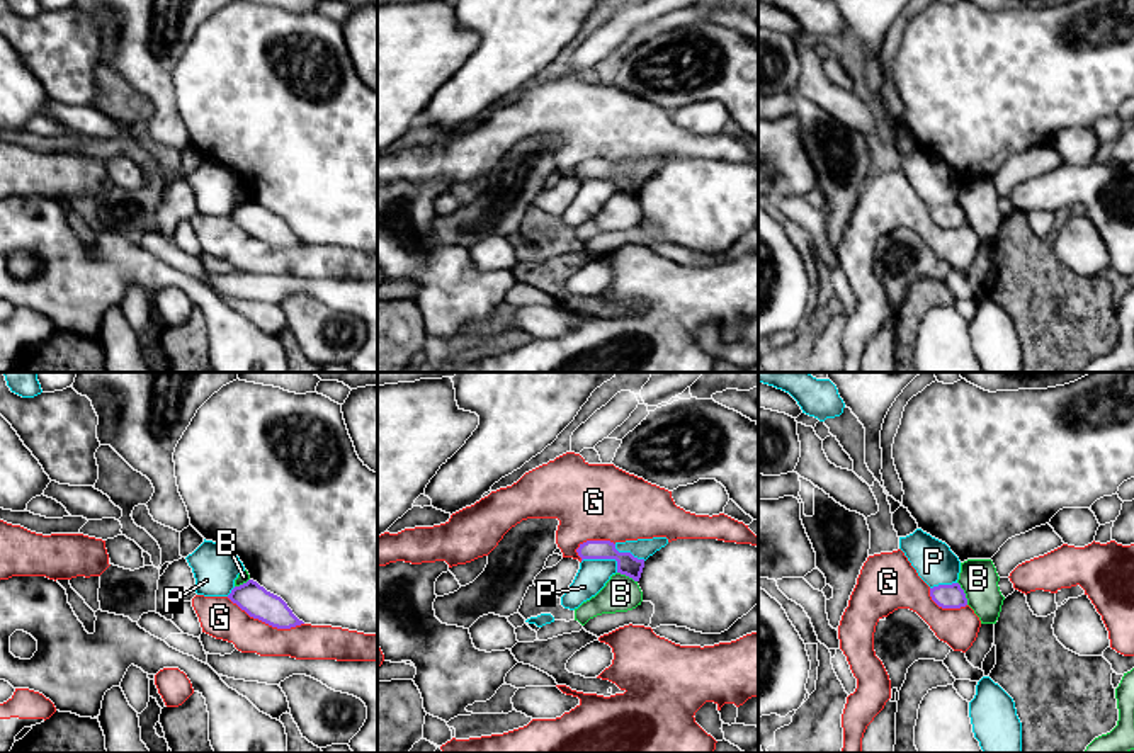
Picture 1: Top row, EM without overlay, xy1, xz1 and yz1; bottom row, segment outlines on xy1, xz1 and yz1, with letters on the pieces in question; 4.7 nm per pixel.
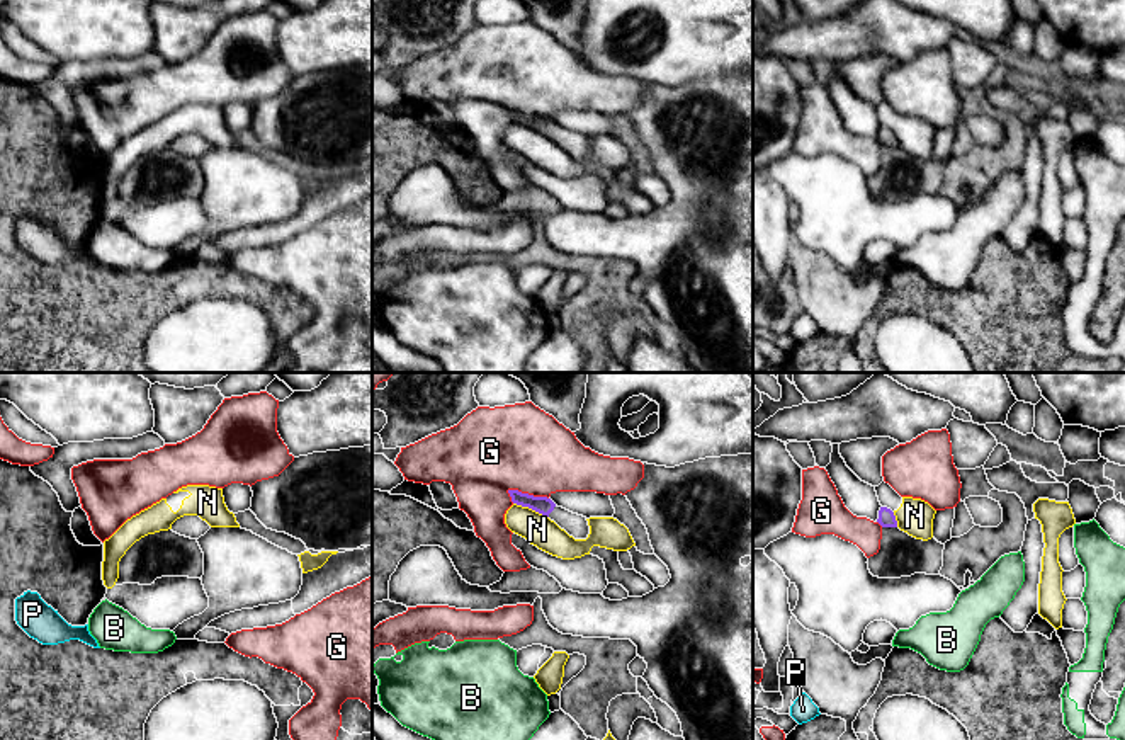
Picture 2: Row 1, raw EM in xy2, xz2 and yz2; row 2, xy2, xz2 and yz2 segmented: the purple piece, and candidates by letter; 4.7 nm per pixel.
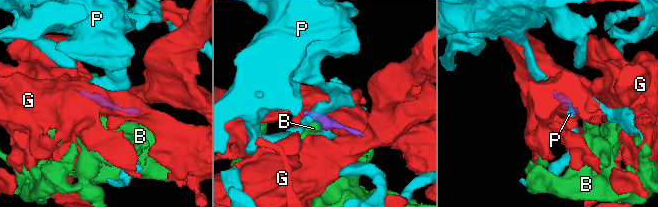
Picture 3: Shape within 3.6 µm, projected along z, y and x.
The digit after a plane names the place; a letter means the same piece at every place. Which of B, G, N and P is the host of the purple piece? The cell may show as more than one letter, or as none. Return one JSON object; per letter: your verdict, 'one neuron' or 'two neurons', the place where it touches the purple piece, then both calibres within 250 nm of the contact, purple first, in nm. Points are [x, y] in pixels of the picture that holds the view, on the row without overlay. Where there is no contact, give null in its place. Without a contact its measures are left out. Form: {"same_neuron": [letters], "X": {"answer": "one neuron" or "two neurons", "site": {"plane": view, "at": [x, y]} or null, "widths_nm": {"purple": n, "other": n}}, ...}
{"same_neuron": [], "B": {"answer": "two neurons", "site": {"plane": "yz1", "at": [964, 213]}, "widths_nm": {"purple": 110, "other": 180}}, "G": {"answer": "two neurons", "site": {"plane": "xy1", "at": [266, 242]}, "widths_nm": {"purple": 150, "other": 190}}, "N": {"answer": "two neurons", "site": {"plane": "xz2", "at": [531, 126]}, "widths_nm": {"purple": 90, "other": 150}}, "P": {"answer": "two neurons", "site": {"plane": "xz1", "at": [604, 177]}, "widths_nm": {"purple": 100, "other": 140}}}

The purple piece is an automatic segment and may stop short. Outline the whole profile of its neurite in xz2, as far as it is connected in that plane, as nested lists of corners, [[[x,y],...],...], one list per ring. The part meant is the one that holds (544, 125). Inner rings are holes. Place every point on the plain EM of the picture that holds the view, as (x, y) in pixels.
[[[508,109],[512,121],[522,126],[529,126],[551,139],[554,139],[561,148],[564,148],[574,158],[586,158],[590,153],[590,145],[586,136],[573,133],[562,126],[557,126],[547,116],[534,116],[522,112],[518,109]]]

